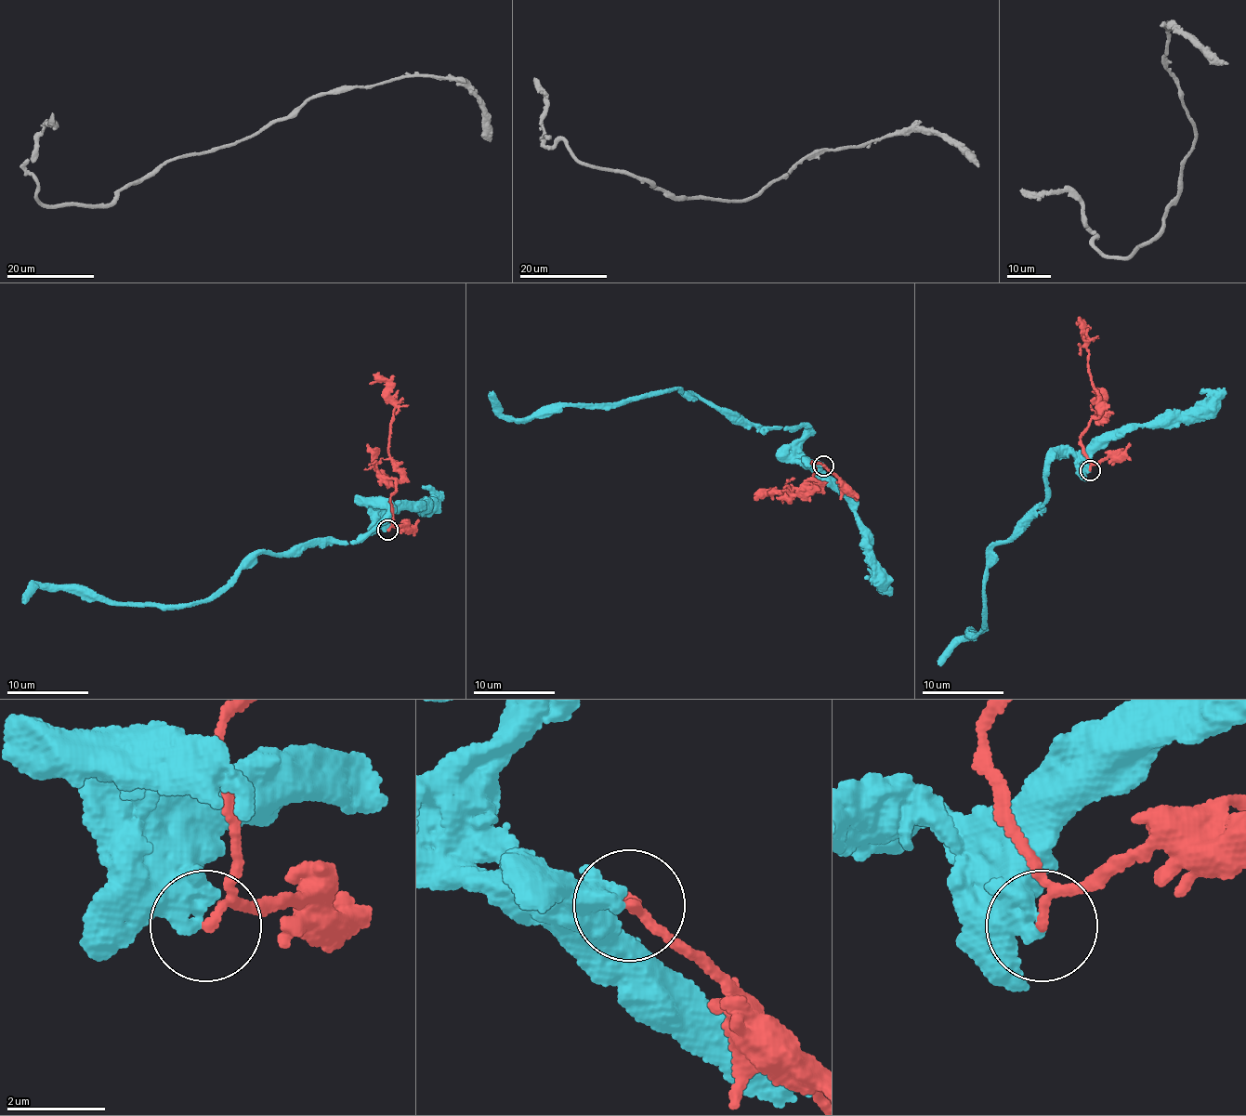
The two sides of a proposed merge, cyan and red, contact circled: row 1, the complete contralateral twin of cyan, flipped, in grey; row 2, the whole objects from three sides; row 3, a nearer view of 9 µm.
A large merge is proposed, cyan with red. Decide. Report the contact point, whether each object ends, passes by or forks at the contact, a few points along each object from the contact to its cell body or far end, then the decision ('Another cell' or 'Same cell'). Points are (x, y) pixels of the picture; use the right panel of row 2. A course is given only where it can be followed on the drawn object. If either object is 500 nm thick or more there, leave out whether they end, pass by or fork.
Place: (1090, 470). At the ring cyan ends. At the ring red passes by. Course of cyan: (1089, 469), (1070, 452), (1060, 452), (1048, 466), (1045, 502), (991, 548), (982, 582), (983, 626), (937, 664). Course of red: (1089, 469), (1082, 437), (1087, 422), (1097, 413), (1099, 393), (1094, 386), (1084, 329). Another cell

